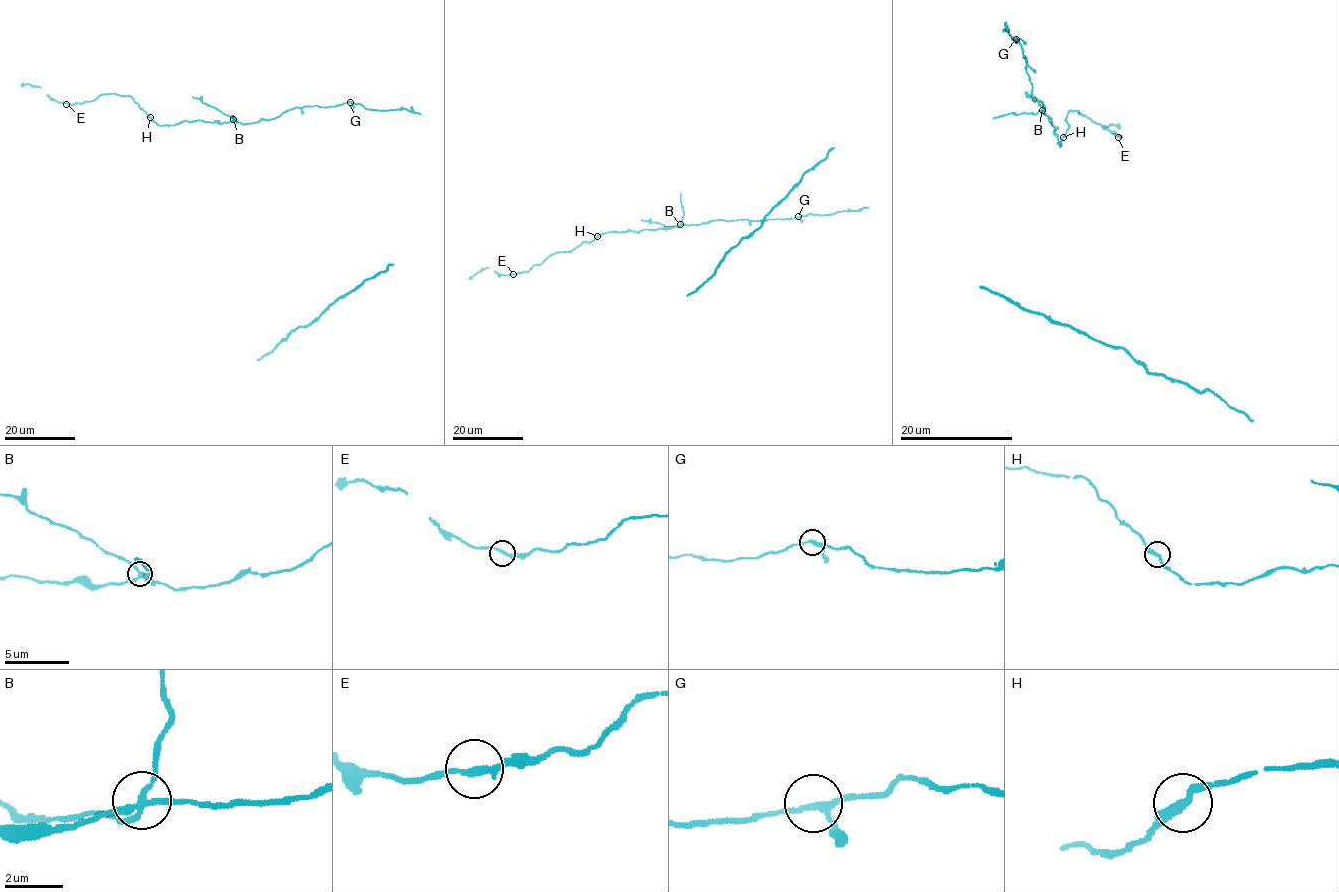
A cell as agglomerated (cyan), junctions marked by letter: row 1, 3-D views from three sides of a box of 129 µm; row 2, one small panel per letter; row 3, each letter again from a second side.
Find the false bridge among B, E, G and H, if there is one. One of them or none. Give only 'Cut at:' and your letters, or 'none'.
Cut at: B

